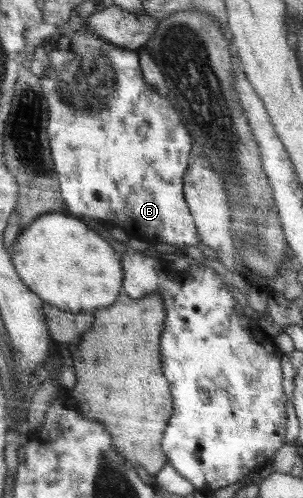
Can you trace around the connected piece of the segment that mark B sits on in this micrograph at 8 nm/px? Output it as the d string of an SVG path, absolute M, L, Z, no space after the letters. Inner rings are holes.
M84 25L78 32L71 31L66 39L54 39L48 48L50 66L46 69L46 74L42 77L42 91L46 95L46 101L49 104L49 146L52 148L53 163L56 165L58 175L60 175L60 186L62 197L65 204L72 211L71 215L80 217L90 217L94 221L104 219L102 223L114 223L116 227L124 229L132 239L139 239L152 243L152 249L158 243L164 245L174 245L176 248L185 248L191 252L197 253L197 246L201 244L200 232L197 230L193 214L189 210L189 204L185 199L184 177L190 163L190 136L186 126L182 127L180 117L176 113L176 108L170 100L161 99L150 87L146 79L142 79L143 70L141 67L141 58L138 51L128 50L114 46L114 43L108 43L102 40L100 36L94 36L94 32ZM51 46L56 49L64 49L68 55L58 55L54 59L54 53L51 52Z

